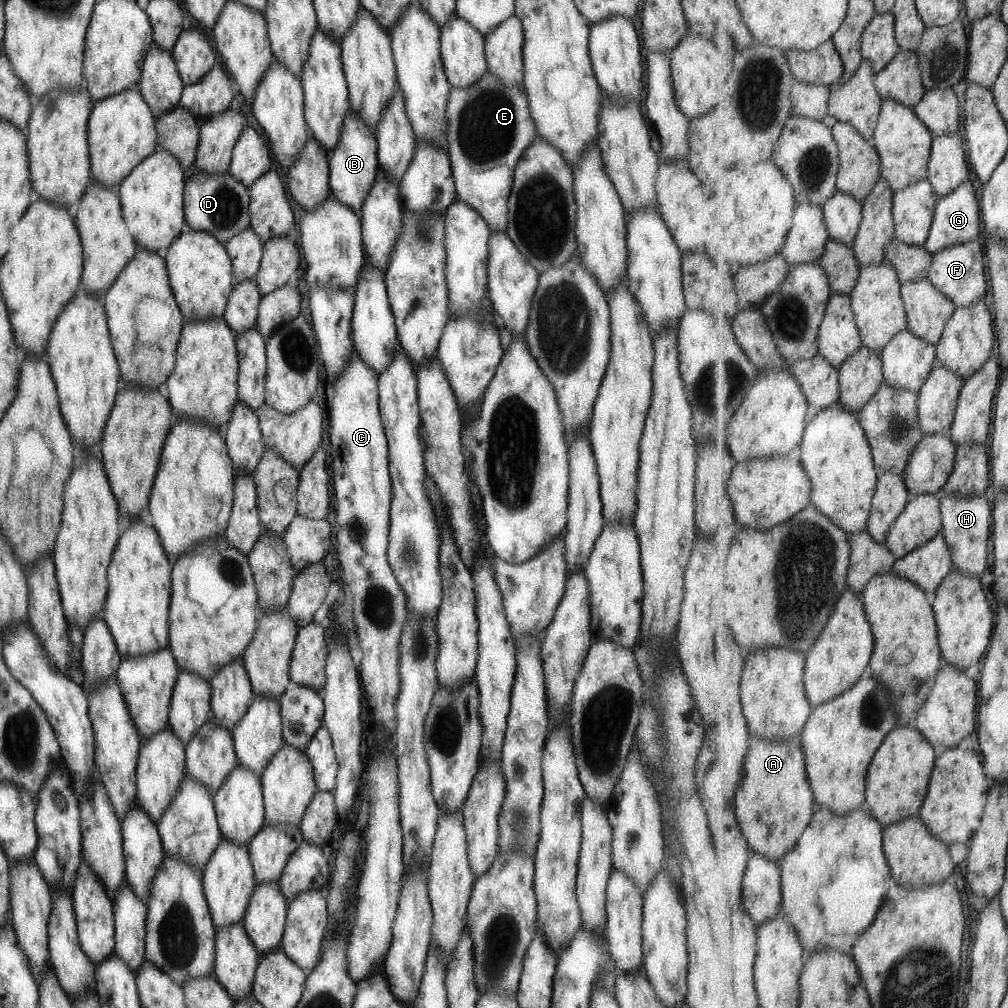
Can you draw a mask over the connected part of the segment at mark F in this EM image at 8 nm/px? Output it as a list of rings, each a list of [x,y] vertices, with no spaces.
[[[971,241],[967,244],[957,244],[957,246],[951,246],[951,248],[945,248],[934,256],[932,260],[932,266],[930,268],[928,280],[947,295],[955,303],[955,308],[967,308],[967,306],[973,306],[975,302],[979,302],[985,292],[989,290],[989,284],[987,284],[987,272],[985,272],[985,246],[983,242]]]

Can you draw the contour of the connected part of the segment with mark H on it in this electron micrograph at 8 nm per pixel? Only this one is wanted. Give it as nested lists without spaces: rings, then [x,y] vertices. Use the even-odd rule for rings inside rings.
[[[940,492],[940,507],[942,510],[942,536],[949,546],[955,571],[972,575],[979,579],[985,572],[989,562],[989,540],[991,540],[991,522],[994,520],[994,510],[985,497],[963,499]]]

